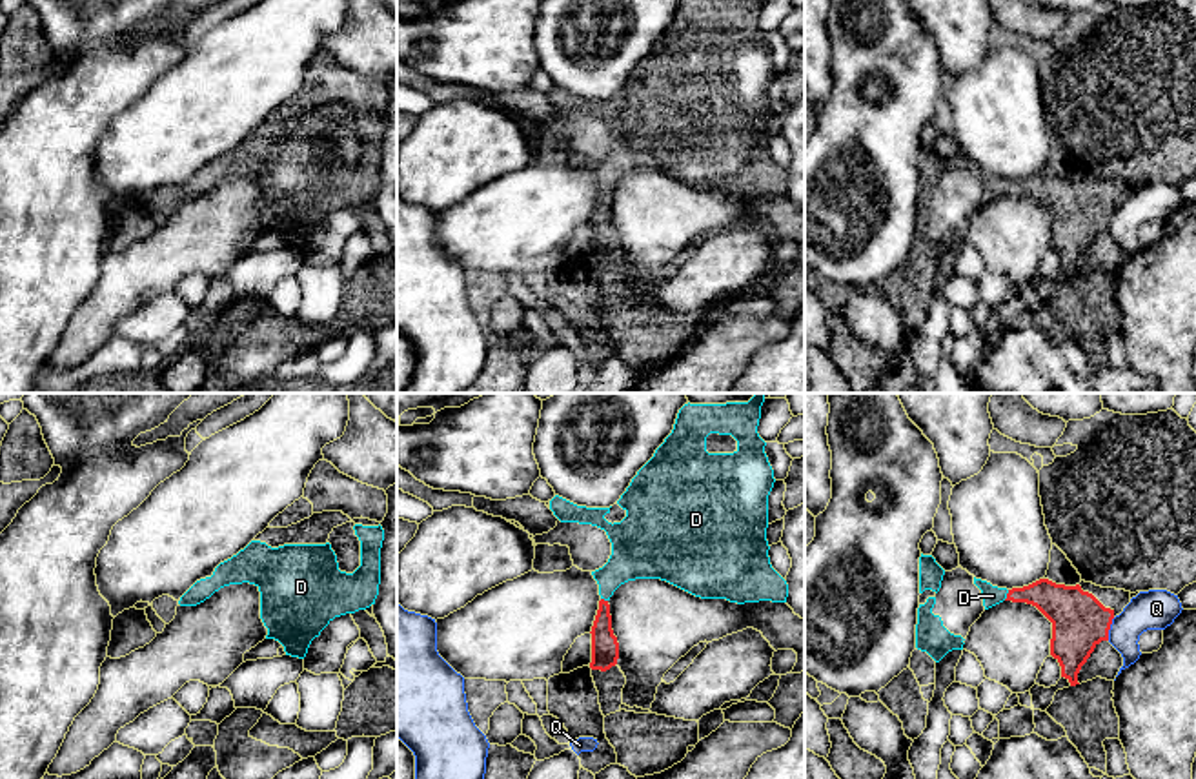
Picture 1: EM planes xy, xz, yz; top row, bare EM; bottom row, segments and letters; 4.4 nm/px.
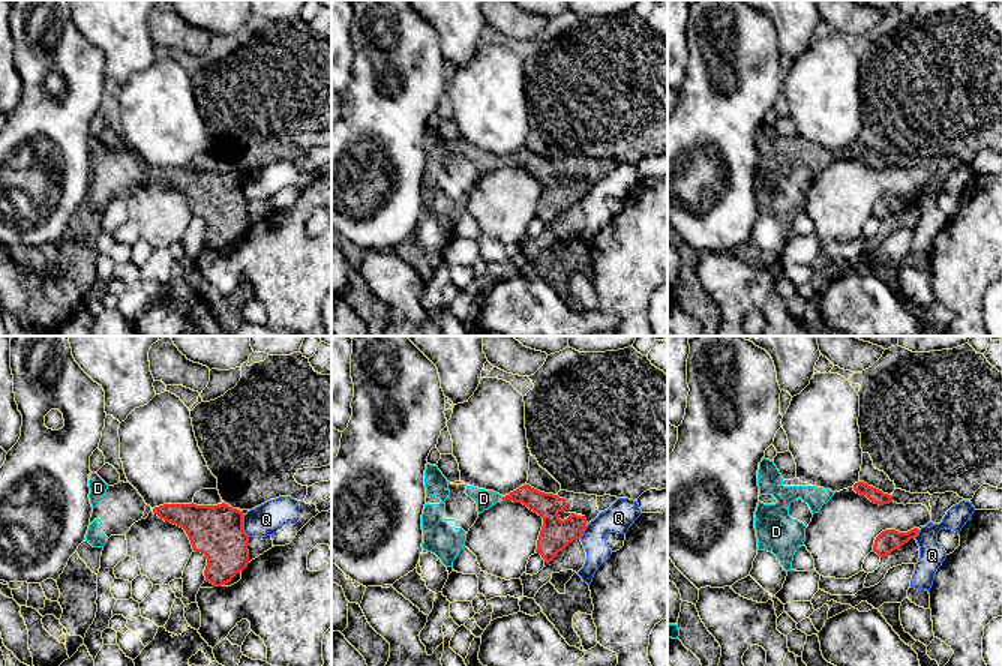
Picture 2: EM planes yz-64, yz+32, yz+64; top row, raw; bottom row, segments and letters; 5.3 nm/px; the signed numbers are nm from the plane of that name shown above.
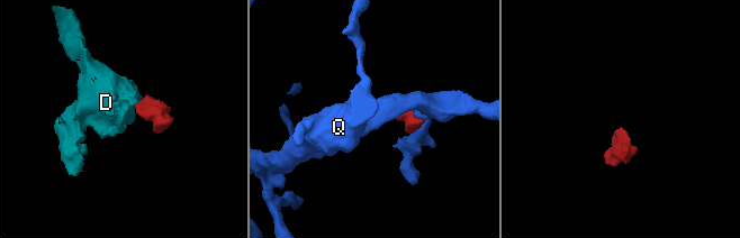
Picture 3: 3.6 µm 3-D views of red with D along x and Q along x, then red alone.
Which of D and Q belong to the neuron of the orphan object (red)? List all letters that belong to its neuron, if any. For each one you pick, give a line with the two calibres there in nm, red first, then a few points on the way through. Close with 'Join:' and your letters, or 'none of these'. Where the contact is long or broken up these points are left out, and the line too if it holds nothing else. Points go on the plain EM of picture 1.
D: 180/90 nm | across yz (1062, 197), (1047, 188), (1007, 188), (993, 188)
Join: D

